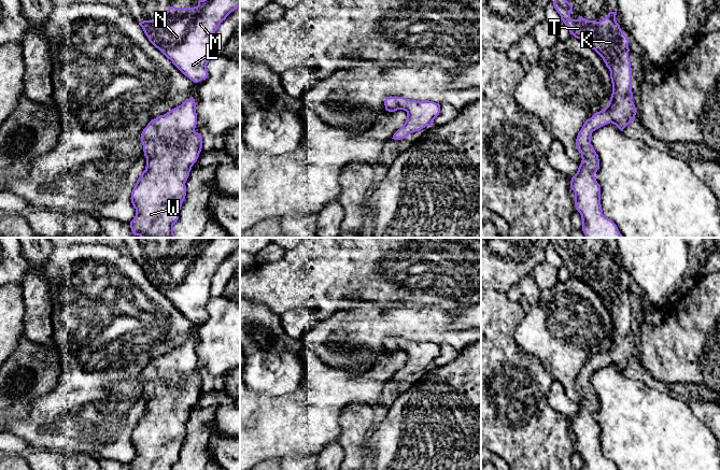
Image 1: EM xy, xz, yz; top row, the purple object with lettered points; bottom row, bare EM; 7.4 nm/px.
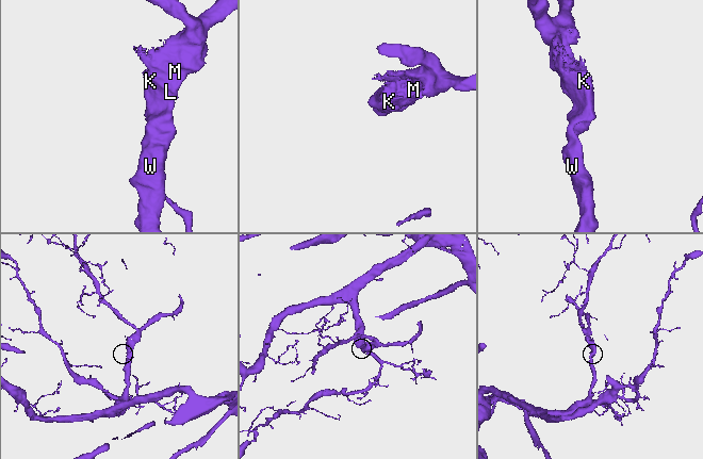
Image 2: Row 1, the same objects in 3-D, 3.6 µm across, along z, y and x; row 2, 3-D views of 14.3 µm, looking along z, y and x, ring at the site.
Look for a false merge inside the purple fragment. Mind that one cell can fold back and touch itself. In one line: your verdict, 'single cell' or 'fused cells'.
single cell

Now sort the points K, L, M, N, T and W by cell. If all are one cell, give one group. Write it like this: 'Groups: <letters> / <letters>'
Groups: K L M N T W

